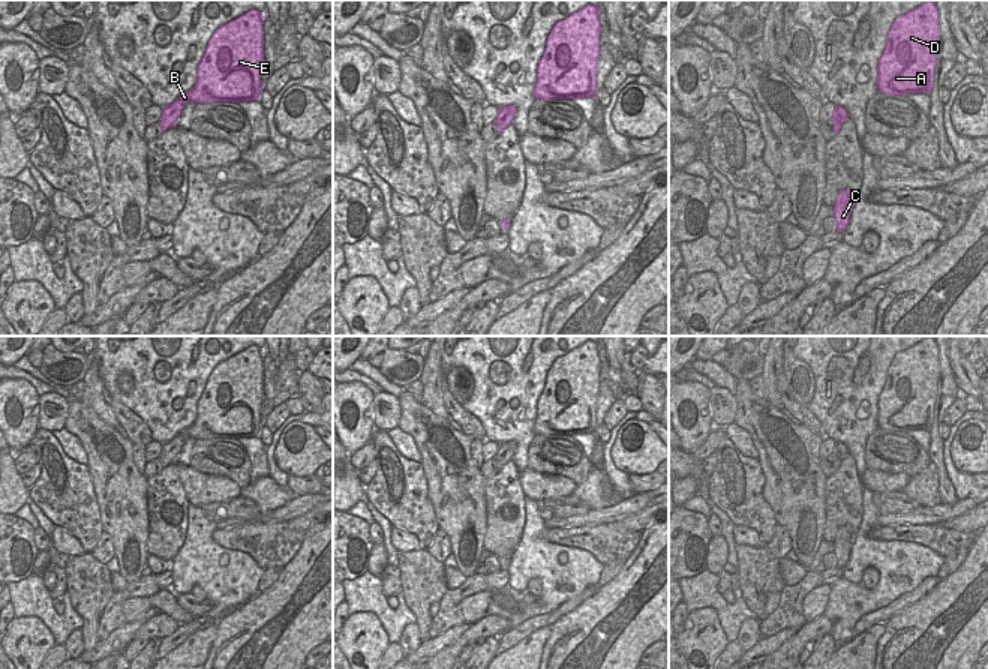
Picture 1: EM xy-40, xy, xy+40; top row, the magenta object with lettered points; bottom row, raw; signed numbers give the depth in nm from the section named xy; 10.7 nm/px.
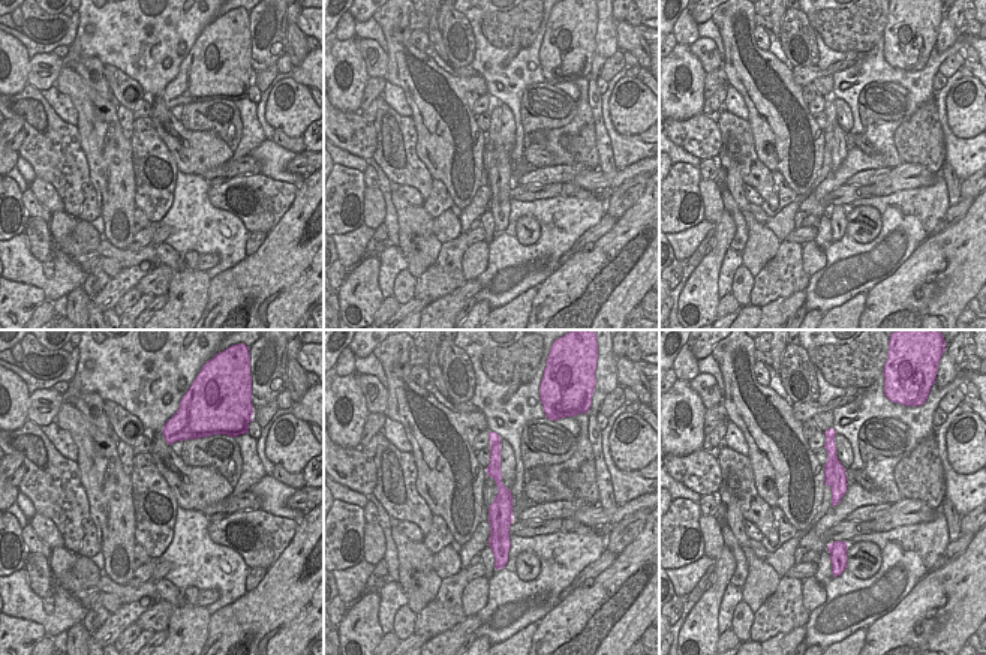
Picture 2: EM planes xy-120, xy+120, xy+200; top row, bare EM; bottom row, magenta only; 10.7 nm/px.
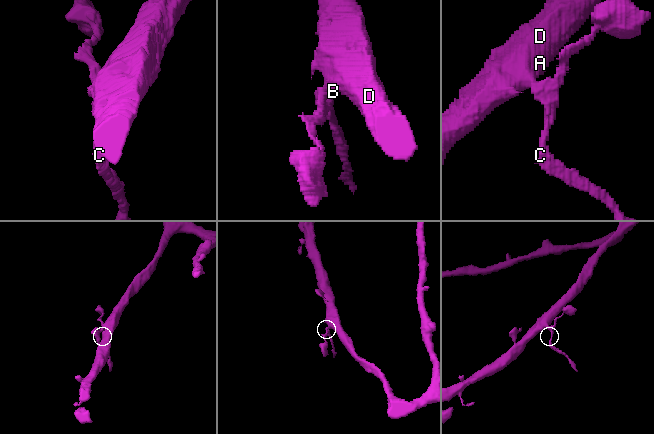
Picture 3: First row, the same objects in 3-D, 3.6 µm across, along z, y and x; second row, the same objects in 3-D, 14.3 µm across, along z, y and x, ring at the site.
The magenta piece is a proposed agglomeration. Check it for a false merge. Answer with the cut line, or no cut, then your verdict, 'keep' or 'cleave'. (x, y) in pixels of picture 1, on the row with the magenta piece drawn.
cut xy (508, 107), (507, 116), (496, 125); cleave

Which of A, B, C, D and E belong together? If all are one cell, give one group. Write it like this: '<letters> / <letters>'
A B D E / C

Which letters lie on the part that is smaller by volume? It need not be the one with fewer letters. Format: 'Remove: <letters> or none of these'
Remove: C

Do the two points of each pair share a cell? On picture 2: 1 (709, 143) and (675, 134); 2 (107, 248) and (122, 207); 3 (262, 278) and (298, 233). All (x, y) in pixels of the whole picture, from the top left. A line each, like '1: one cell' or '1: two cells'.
1: one cell
2: two cells
3: one cell

